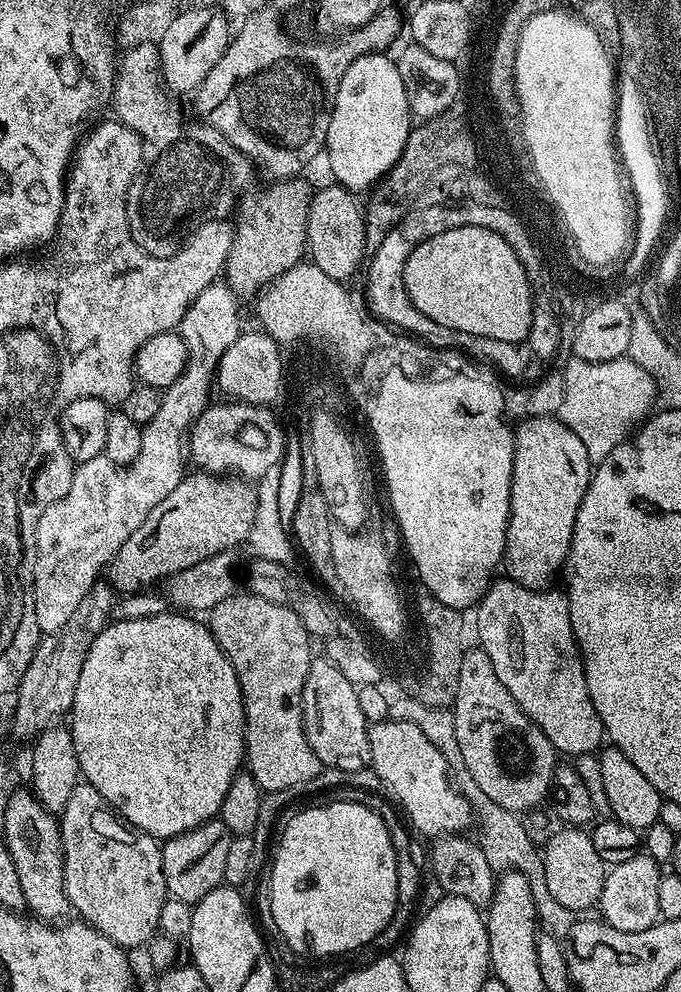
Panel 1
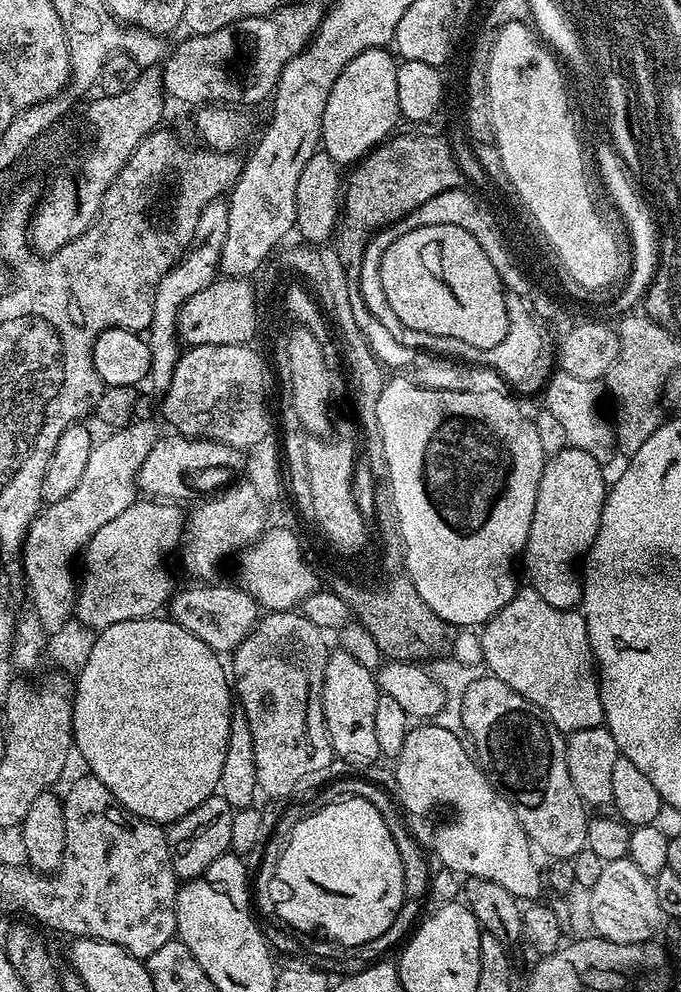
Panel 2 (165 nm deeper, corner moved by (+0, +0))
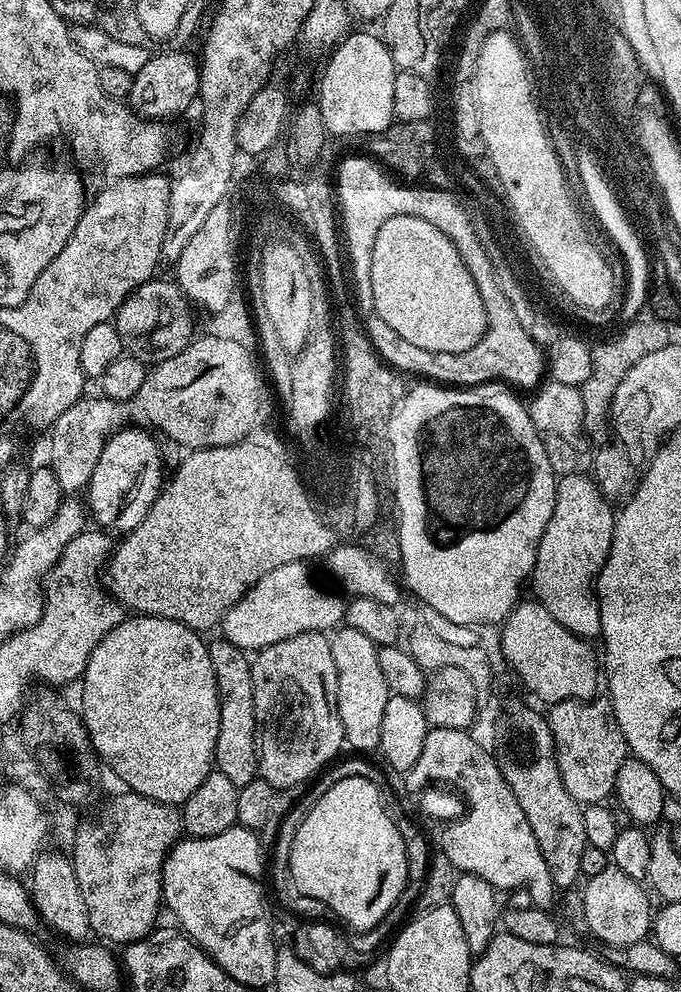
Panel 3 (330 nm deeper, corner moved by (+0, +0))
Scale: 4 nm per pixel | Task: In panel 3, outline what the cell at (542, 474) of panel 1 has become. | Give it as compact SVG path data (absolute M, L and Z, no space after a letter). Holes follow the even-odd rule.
M574 471L568 476L557 479L554 514L550 514L550 522L538 542L536 561L530 577L530 588L532 584L531 595L539 600L542 606L546 606L546 610L550 610L550 614L554 614L554 618L558 618L558 622L562 622L562 626L570 630L570 634L592 642L600 636L602 630L600 603L596 601L594 591L596 578L610 554L616 517L613 505L604 499L595 479L591 475L580 475L579 471Z

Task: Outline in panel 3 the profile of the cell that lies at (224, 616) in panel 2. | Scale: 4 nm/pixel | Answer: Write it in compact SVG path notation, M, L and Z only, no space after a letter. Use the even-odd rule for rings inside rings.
M303 560L286 562L278 570L270 570L248 593L235 604L222 621L223 639L245 650L259 650L274 646L286 638L303 632L327 633L344 619L345 601L332 592L319 588L308 573L309 565Z

